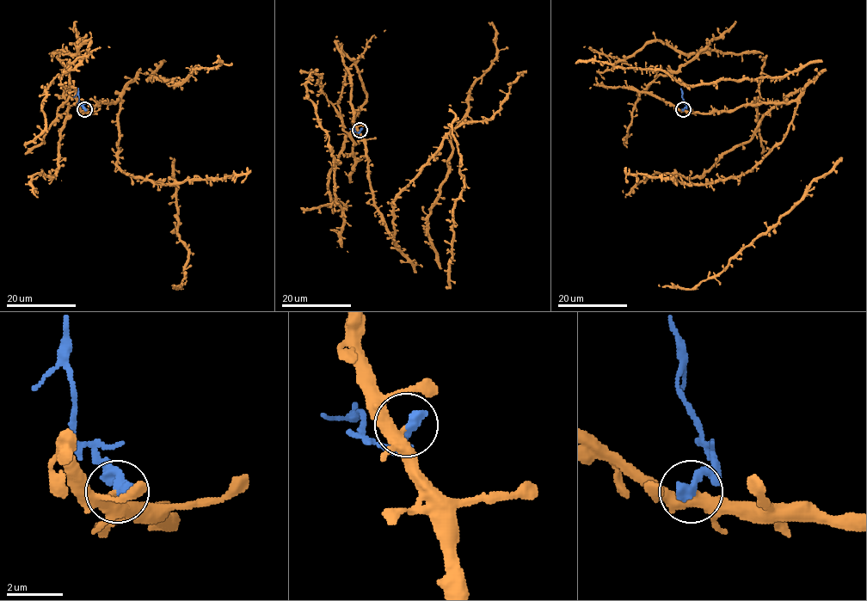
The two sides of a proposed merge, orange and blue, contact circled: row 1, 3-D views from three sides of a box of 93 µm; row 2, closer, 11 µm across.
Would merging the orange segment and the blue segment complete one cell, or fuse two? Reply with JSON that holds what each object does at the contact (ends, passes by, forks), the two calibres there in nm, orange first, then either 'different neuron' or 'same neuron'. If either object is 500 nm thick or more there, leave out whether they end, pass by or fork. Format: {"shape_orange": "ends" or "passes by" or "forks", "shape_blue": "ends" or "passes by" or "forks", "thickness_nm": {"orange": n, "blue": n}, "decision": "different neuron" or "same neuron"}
{"shape_orange": "passes by", "shape_blue": "ends", "thickness_nm": {"orange": 320, "blue": 480}, "decision": "different neuron"}

